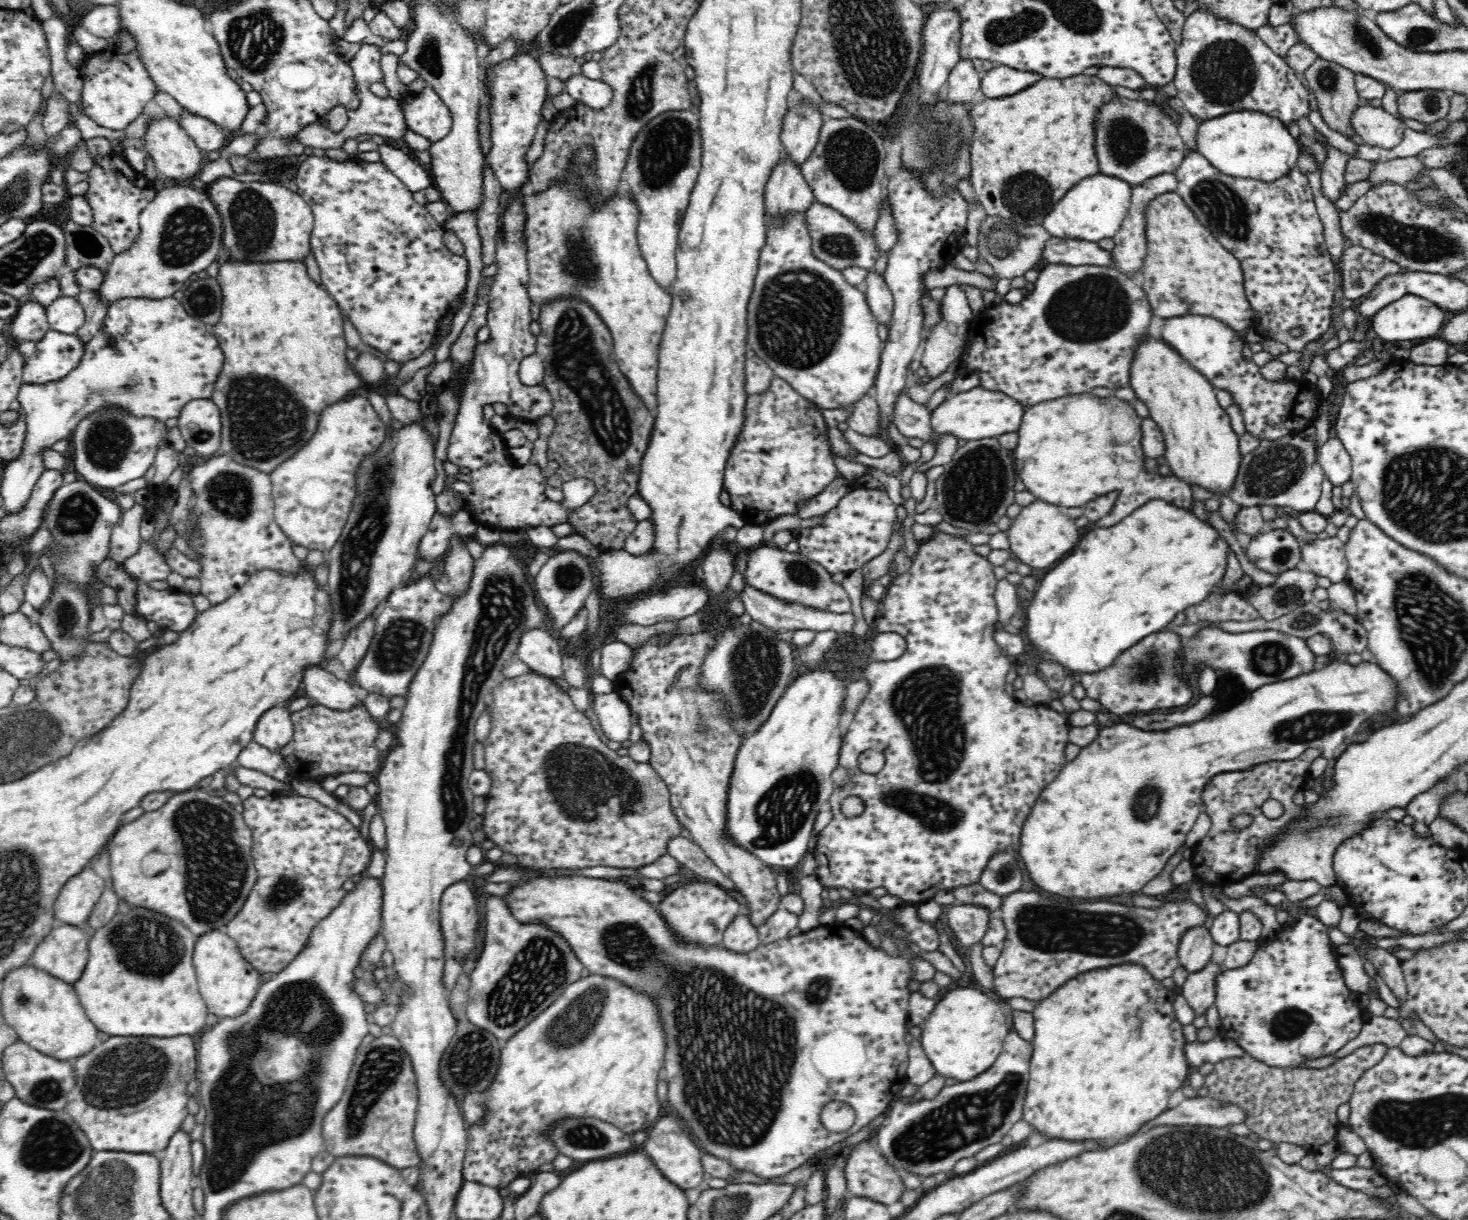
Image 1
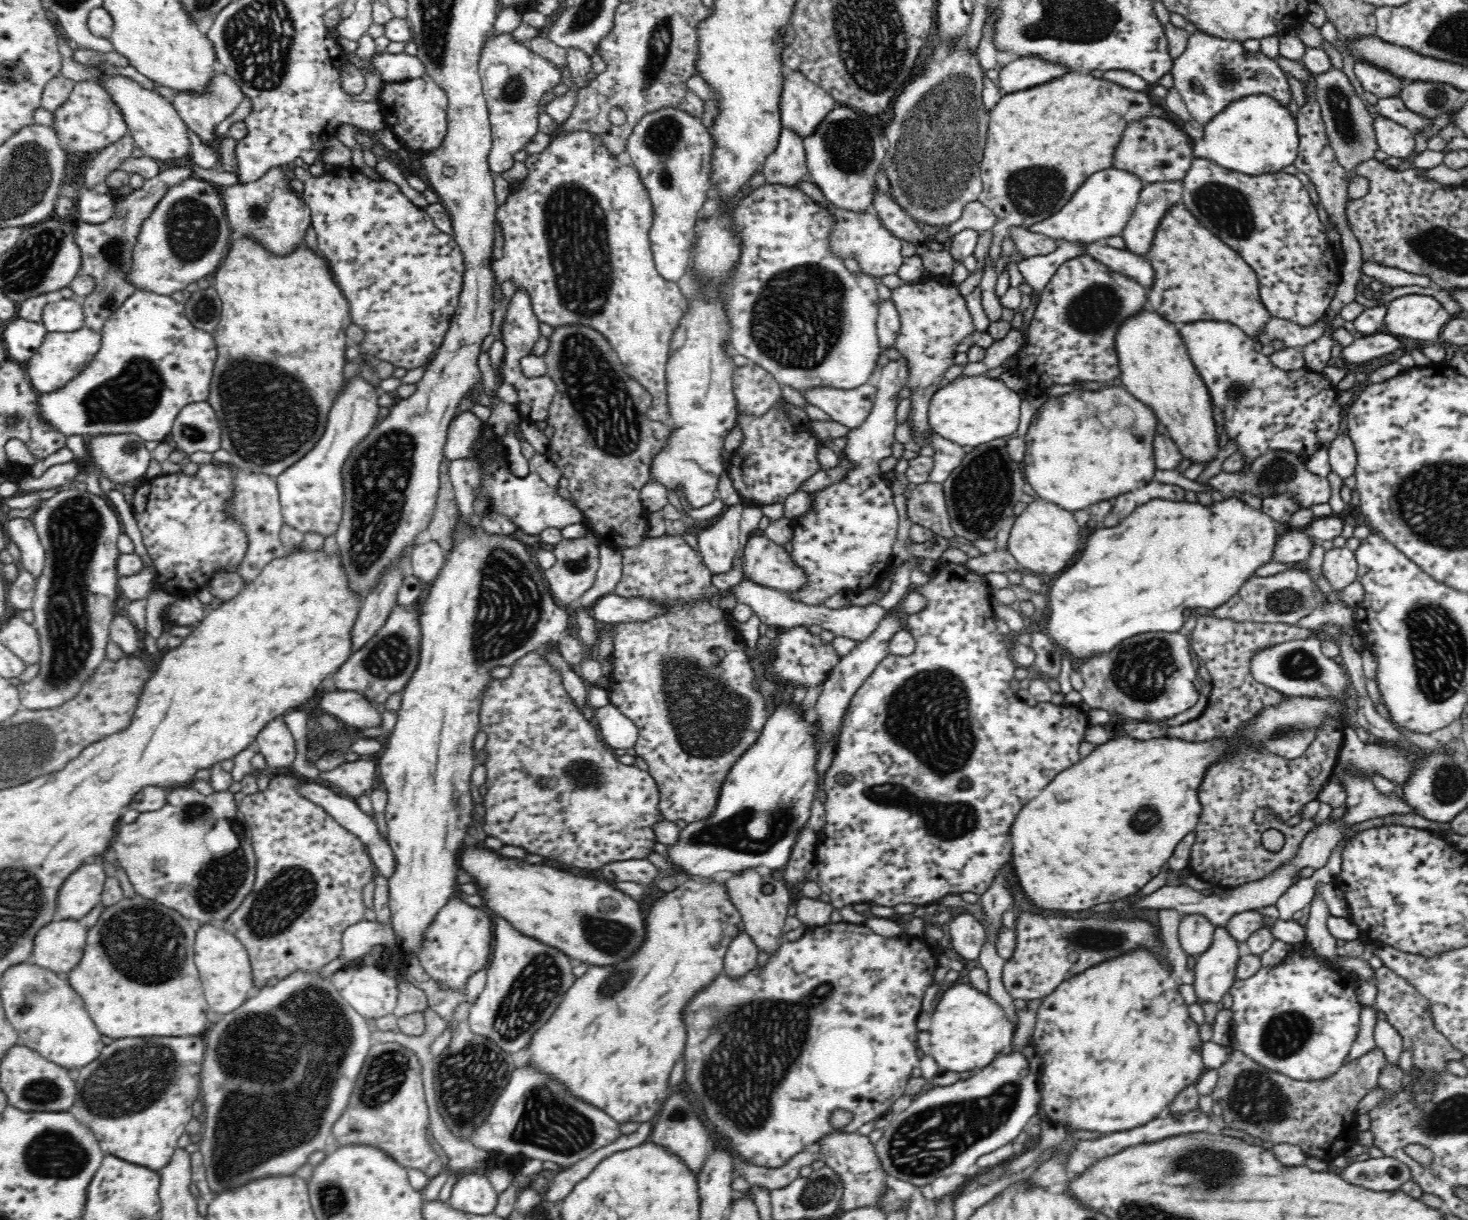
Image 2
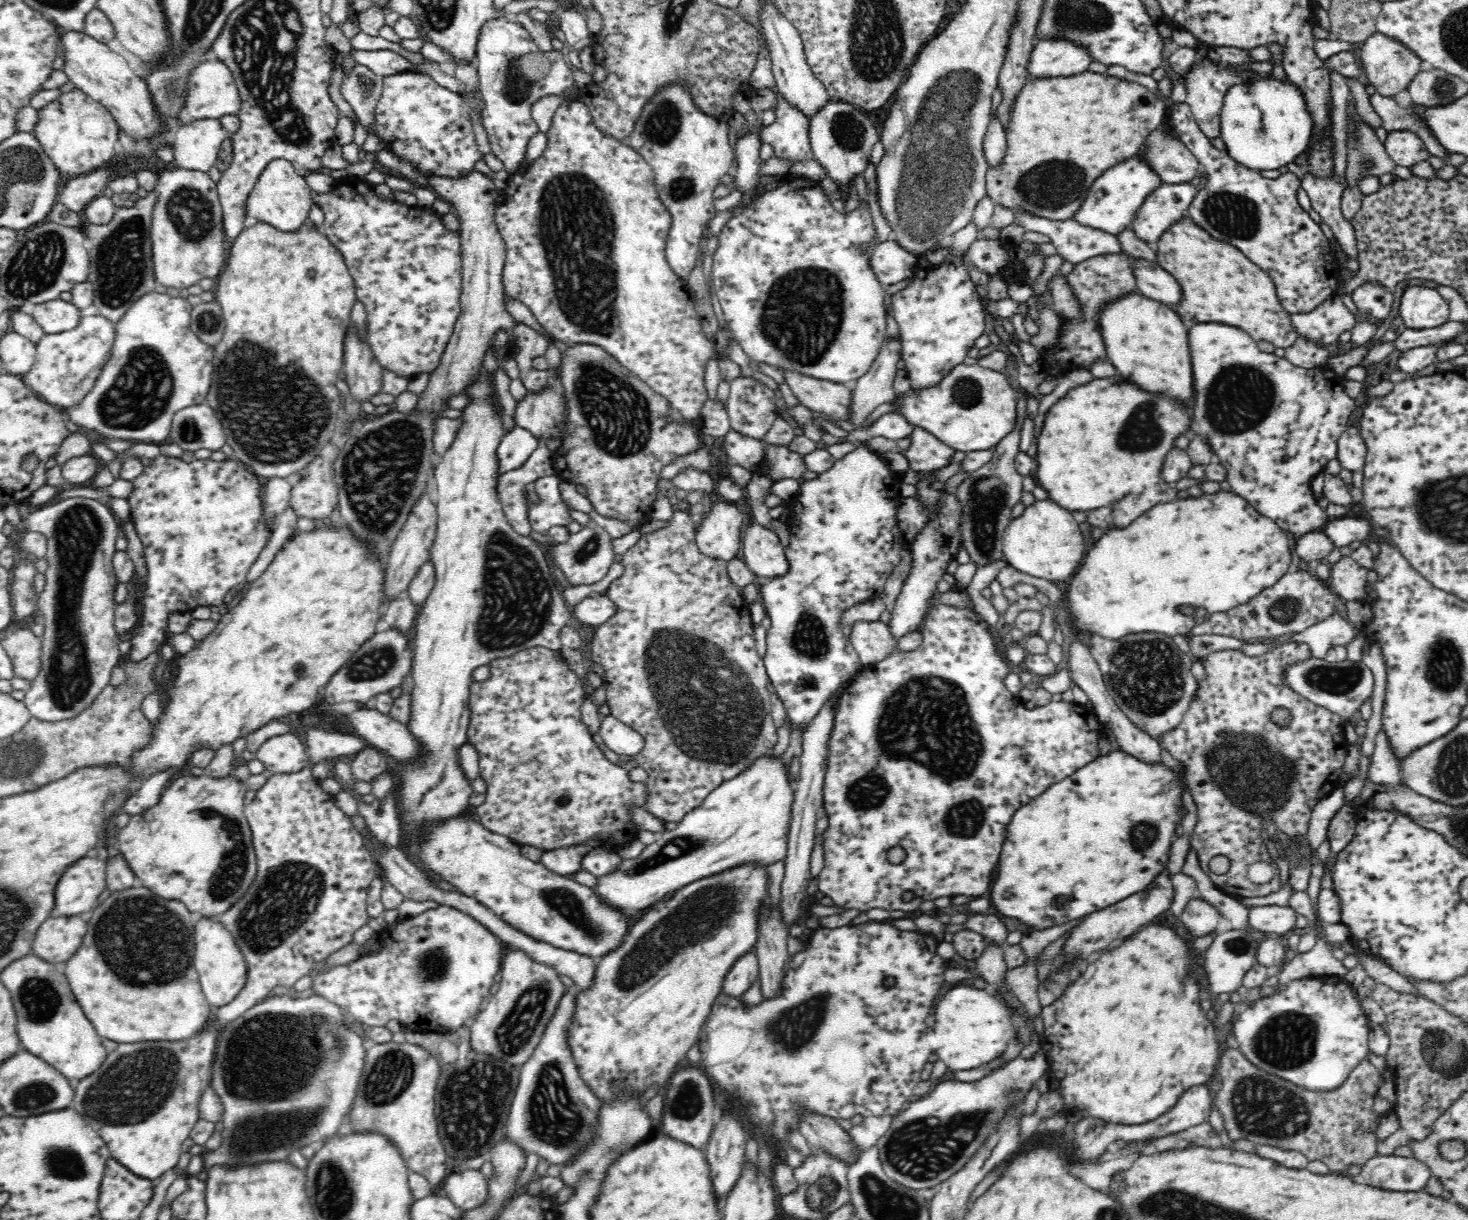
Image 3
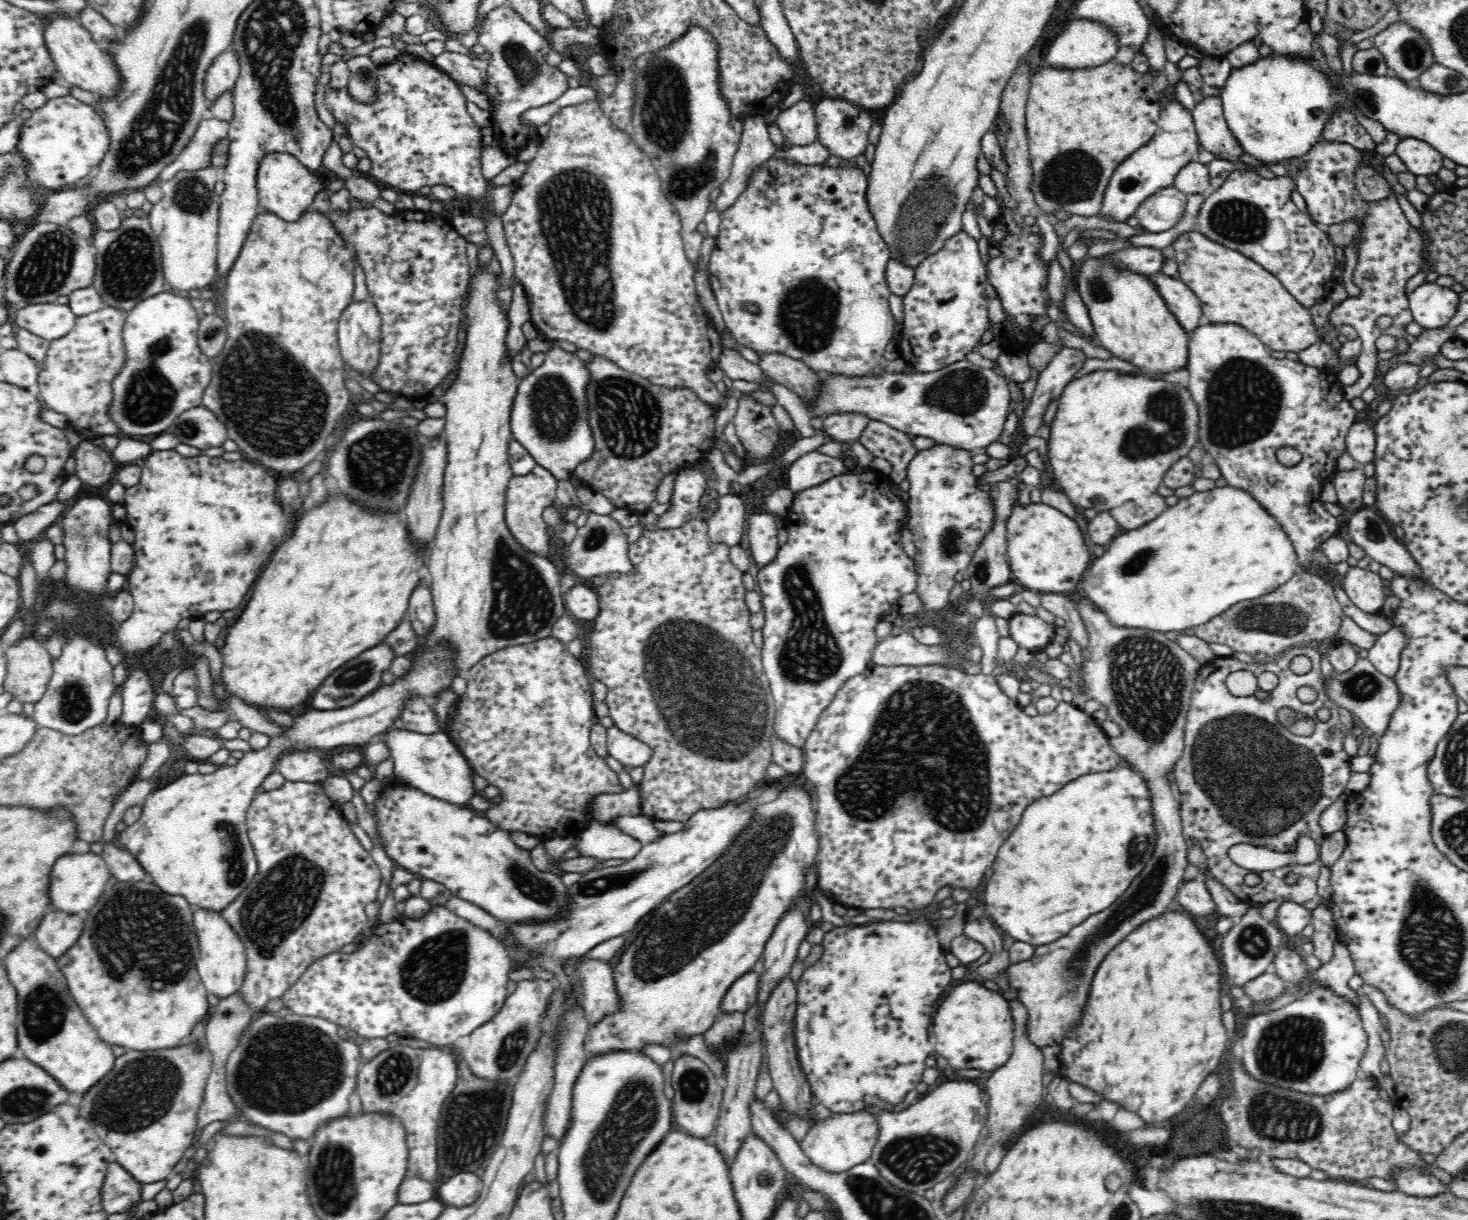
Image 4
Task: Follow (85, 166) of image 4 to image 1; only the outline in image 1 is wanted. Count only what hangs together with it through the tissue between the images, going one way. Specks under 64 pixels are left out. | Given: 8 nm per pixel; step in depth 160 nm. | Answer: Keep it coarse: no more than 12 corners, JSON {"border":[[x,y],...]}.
{"border":[[136,50],[89,54],[80,112],[124,130],[157,90]]}

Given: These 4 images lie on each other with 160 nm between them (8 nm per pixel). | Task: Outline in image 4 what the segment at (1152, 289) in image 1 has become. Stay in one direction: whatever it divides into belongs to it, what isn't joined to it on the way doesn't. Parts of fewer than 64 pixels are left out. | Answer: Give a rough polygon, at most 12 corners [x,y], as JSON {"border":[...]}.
{"border":[[1197,230],[1169,249],[1202,318],[1269,350],[1321,340],[1270,271]]}

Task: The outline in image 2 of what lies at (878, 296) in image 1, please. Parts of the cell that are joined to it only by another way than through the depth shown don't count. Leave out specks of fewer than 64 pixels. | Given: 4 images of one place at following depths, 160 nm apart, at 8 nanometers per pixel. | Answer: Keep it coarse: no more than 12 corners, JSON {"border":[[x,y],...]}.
{"border":[[891,300],[880,302],[877,318],[878,361],[870,380],[878,374],[895,348],[900,317]]}

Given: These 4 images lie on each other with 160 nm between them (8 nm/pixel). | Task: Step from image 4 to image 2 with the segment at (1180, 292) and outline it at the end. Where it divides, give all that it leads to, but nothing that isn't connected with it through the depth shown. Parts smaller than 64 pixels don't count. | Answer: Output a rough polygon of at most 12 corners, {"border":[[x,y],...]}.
{"border":[[1090,243],[1085,254],[1145,289],[1155,270],[1145,255]]}

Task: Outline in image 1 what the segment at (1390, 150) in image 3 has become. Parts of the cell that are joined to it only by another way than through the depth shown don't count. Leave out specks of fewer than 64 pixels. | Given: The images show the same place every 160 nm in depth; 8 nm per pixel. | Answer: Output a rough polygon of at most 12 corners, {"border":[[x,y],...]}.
{"border":[[1367,101],[1351,125],[1370,146],[1394,150],[1404,120]]}

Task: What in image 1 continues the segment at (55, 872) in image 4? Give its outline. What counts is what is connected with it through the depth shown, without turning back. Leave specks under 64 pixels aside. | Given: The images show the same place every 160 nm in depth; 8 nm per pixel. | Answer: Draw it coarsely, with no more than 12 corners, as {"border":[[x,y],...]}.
{"border":[[82,870],[62,888],[54,916],[66,924],[87,922],[106,882]]}

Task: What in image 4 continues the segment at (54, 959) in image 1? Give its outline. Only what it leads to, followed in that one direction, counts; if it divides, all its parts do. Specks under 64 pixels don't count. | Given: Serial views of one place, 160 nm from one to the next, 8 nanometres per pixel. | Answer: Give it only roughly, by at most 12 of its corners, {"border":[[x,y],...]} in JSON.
{"border":[[53,910],[32,937],[57,959],[84,928],[80,913]]}

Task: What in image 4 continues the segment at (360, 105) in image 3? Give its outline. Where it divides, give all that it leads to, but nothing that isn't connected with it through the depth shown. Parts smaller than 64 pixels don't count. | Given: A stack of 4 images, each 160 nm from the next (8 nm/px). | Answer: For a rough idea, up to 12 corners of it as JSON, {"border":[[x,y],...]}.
{"border":[[370,54],[347,62],[347,90],[360,103],[375,100],[378,67]]}

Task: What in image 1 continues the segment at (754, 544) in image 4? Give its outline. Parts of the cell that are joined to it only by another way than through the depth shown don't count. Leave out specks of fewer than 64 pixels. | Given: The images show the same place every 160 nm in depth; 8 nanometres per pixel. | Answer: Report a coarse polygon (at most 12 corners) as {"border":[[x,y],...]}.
{"border":[[748,550],[745,583],[840,614],[852,600],[799,552]]}

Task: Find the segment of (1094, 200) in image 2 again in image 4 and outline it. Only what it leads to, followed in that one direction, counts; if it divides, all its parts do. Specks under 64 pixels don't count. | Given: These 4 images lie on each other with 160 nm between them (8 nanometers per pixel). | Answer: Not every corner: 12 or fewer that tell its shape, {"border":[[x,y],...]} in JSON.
{"border":[[1165,103],[1154,136],[1114,171],[1100,214],[1119,222],[1198,157],[1192,110]]}

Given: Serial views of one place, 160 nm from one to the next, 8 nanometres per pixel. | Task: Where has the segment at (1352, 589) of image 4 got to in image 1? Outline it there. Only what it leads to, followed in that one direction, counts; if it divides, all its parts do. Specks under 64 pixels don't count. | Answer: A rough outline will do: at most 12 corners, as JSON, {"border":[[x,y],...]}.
{"border":[[1338,538],[1316,540],[1301,549],[1319,578],[1344,583],[1349,572]]}

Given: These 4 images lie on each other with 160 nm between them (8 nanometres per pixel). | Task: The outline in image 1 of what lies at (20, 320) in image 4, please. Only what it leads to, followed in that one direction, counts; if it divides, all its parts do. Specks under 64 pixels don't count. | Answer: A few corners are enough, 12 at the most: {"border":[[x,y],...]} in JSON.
{"border":[[61,296],[45,308],[49,328],[74,334],[85,310]]}

